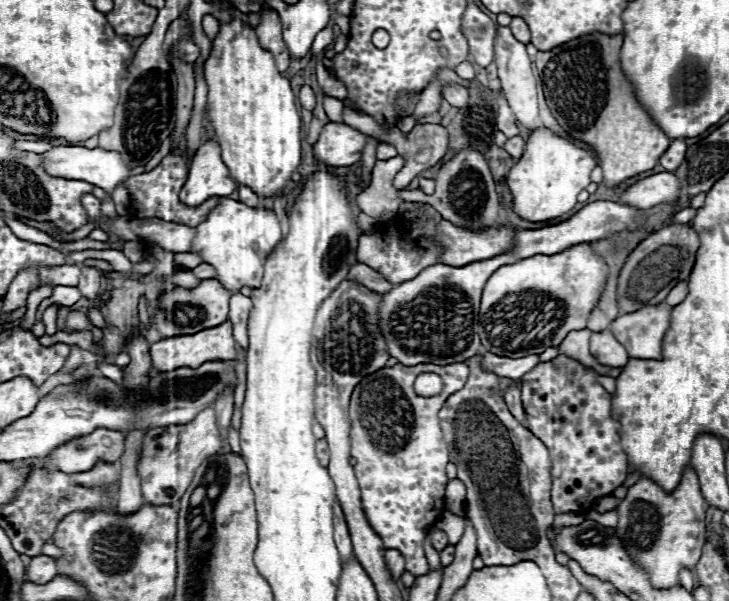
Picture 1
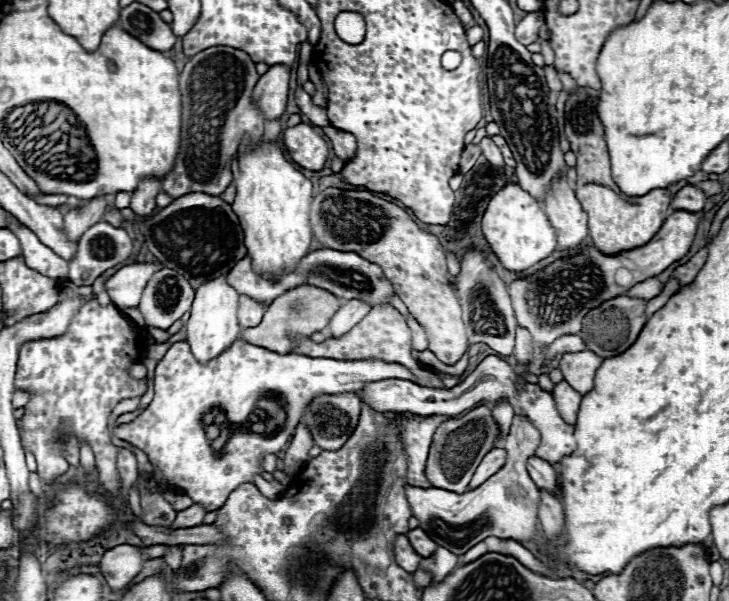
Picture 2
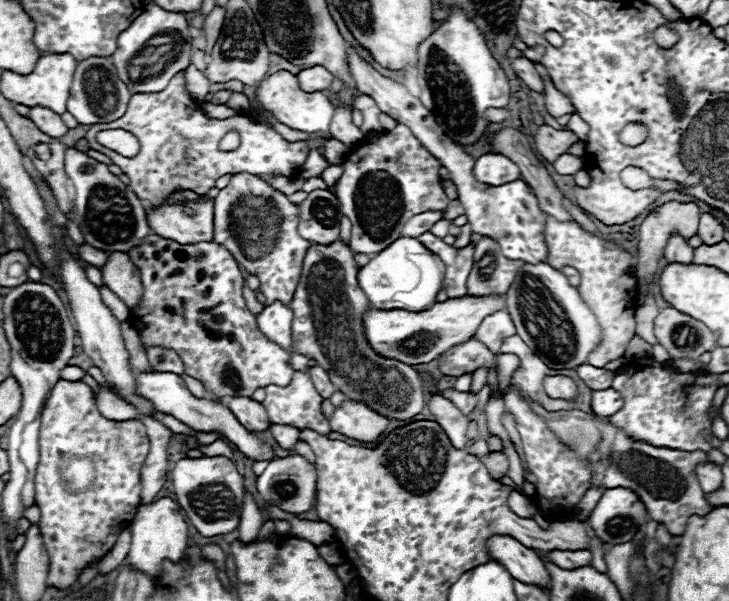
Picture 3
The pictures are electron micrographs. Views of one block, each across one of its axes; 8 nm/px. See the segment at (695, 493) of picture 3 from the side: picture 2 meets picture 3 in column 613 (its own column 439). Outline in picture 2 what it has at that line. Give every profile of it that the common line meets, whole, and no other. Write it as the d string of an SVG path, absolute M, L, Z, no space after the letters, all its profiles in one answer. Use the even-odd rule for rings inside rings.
M476 406L464 416L450 418L436 428L426 462L426 476L432 482L432 486L440 486L442 490L464 494L484 454L488 454L488 450L494 450L498 446L500 446L500 428L492 416L492 410L488 406Z

